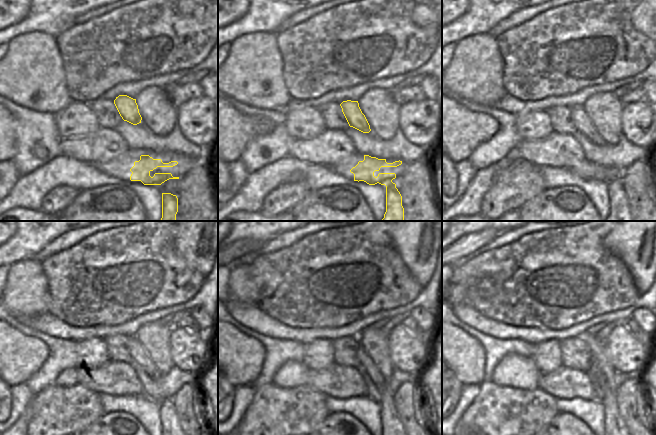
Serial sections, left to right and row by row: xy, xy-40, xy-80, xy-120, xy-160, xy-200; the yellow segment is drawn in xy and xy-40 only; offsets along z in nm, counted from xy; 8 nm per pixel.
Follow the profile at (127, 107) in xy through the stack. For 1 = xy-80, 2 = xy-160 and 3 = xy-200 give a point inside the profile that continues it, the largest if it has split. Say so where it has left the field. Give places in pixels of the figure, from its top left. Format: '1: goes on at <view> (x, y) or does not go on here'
1: goes on at xy-80 (584, 125)
2: goes on at xy-160 (391, 424)
3: goes on at xy-200 (613, 423)

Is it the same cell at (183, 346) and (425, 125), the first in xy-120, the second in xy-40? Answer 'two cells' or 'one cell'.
one cell

